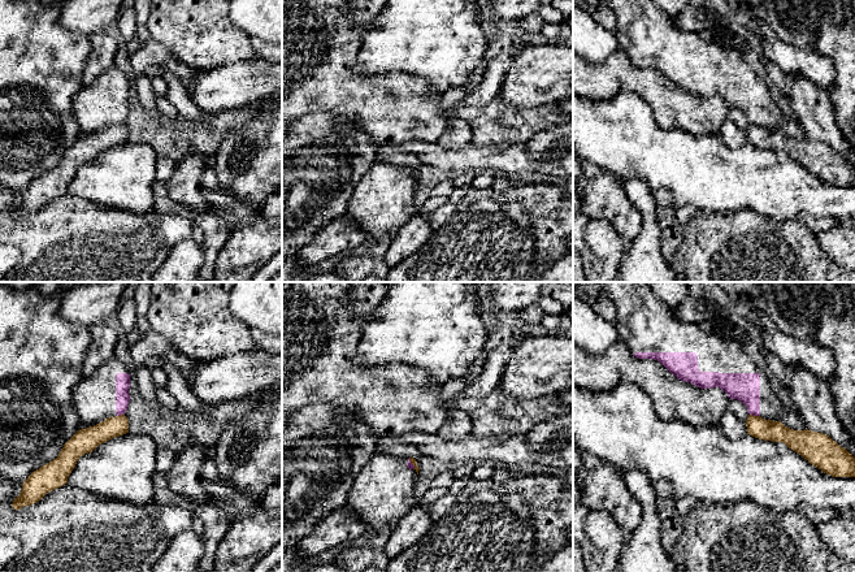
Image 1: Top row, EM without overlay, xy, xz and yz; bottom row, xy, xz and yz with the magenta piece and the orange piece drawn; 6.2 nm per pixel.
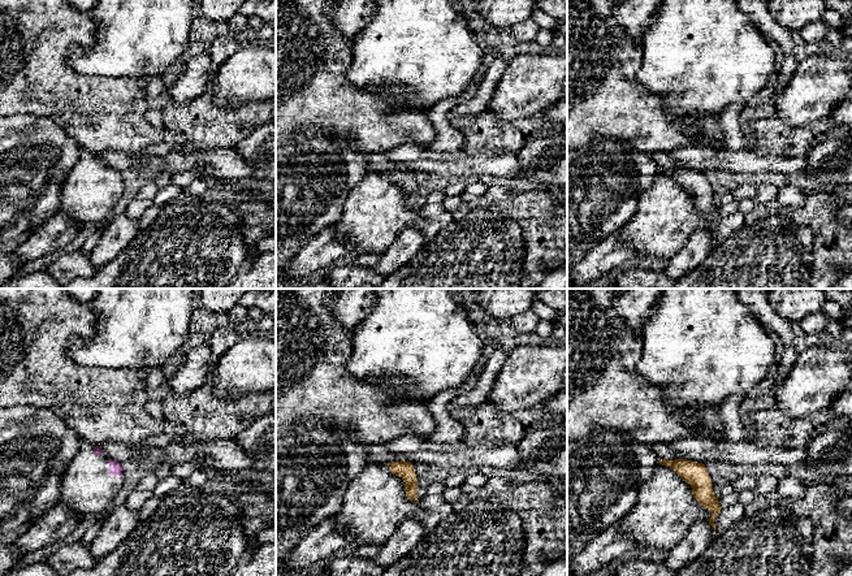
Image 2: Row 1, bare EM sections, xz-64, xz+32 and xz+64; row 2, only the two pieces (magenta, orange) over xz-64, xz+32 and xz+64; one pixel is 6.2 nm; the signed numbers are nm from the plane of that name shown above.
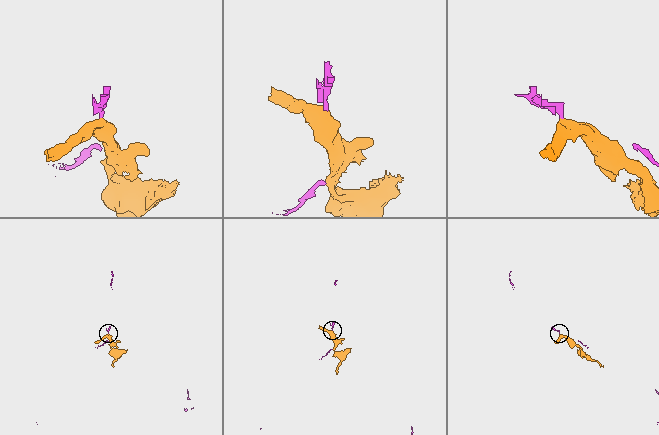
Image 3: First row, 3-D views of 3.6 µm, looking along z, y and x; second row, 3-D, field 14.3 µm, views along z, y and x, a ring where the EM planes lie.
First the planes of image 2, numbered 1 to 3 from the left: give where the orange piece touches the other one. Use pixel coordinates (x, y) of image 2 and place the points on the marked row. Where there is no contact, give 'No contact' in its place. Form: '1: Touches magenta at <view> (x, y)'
1: No contact
2: No contact
3: No contact

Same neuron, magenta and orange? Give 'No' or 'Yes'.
No

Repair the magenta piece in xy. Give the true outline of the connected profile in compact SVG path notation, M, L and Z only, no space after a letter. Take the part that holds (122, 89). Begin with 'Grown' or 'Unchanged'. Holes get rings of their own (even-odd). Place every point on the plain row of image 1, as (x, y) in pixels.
Grown. M117 65L83 86L73 99L73 114L81 138L94 135L108 126L125 124L130 110L129 98L129 79Z

